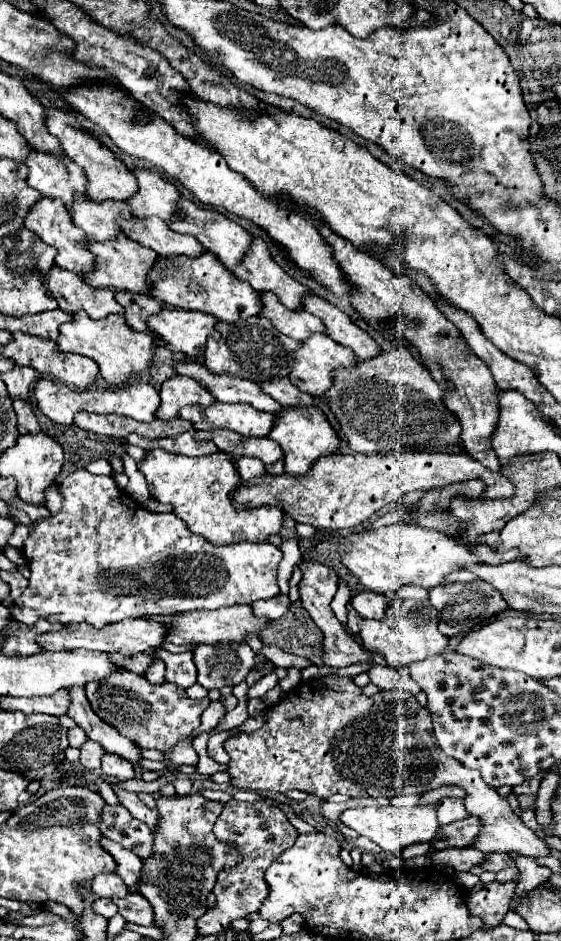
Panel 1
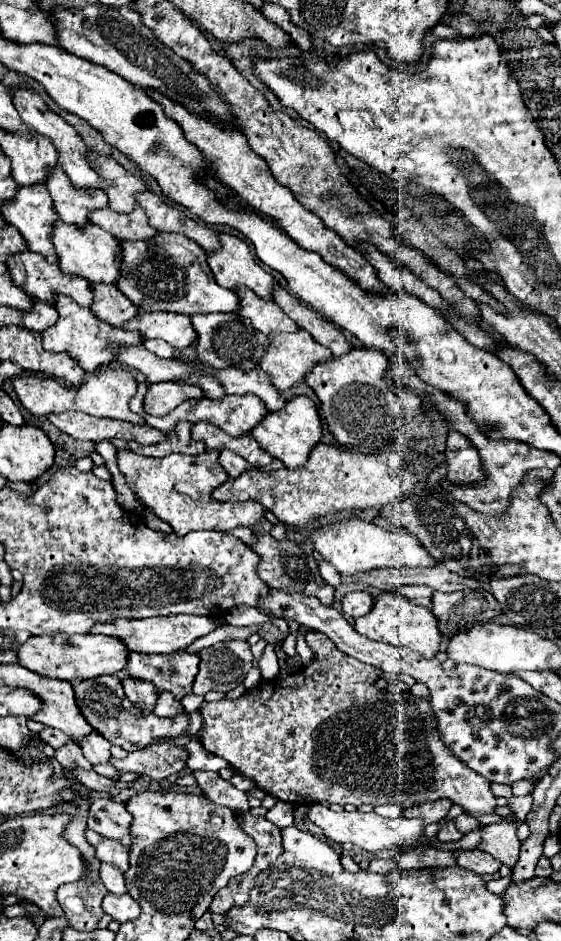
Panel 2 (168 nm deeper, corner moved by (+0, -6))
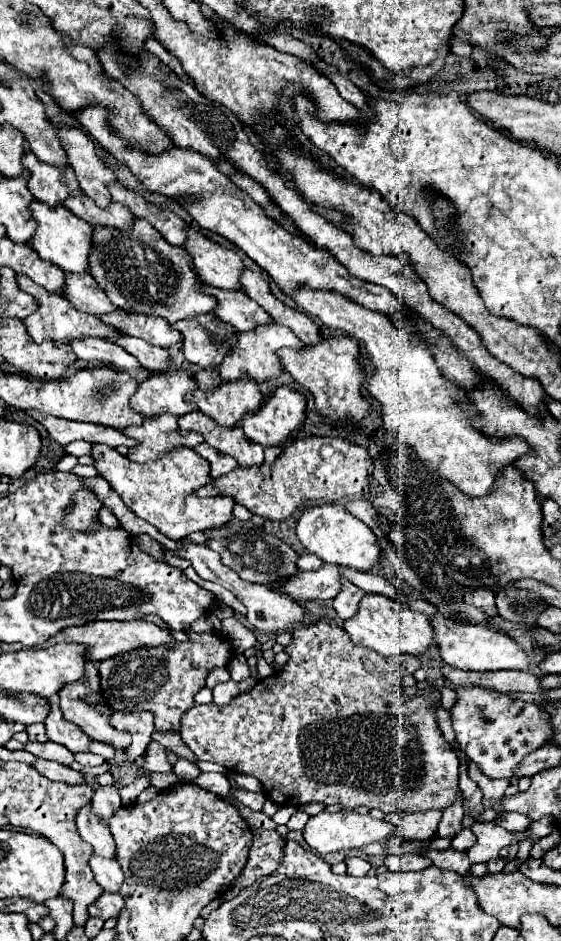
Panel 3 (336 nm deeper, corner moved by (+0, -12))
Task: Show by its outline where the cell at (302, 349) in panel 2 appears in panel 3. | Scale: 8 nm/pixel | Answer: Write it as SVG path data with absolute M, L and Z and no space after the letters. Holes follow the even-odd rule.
M265 324L265 326L255 326L249 332L237 332L237 346L223 358L223 362L219 366L215 366L215 370L221 374L223 380L237 380L241 378L241 374L249 374L253 376L257 382L267 380L267 378L275 378L281 374L281 364L277 358L277 350L281 346L291 346L291 348L301 348L301 340L285 326L281 324Z

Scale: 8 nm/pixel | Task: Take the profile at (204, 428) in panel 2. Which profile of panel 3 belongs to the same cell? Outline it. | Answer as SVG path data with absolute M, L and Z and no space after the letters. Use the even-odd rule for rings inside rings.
M199 410L179 416L177 424L181 430L199 432L209 446L213 446L215 450L219 450L223 454L233 456L239 466L263 464L263 446L249 442L249 438L245 438L241 426L231 426L231 428L219 426L209 416L201 414Z

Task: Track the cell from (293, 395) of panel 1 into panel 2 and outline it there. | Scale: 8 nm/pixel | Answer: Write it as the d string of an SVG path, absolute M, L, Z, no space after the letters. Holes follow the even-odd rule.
M229 368L229 372L213 372L213 376L221 376L221 384L229 388L229 394L255 394L259 396L269 412L277 412L285 408L287 400L279 394L279 390L273 386L271 378L261 370L241 370L241 368Z

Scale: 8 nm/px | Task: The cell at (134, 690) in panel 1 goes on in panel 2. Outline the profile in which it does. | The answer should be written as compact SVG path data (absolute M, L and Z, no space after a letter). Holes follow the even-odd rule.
M97 676L91 680L79 680L79 682L73 682L73 690L75 690L77 704L79 704L85 720L97 732L101 732L101 736L105 736L111 744L117 744L117 746L125 748L127 752L143 750L145 746L153 744L155 740L171 740L177 736L185 736L185 732L189 728L189 712L181 712L171 718L159 718L153 712L143 714L141 708L125 696L125 692L121 688L121 680L117 676Z

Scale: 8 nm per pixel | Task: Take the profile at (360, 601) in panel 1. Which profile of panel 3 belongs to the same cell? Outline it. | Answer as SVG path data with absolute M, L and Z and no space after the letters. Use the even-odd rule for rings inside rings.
M341 578L341 592L333 598L333 608L337 610L337 616L341 620L347 620L351 618L355 612L357 612L357 606L359 606L359 598L363 596L365 592L361 588L357 588L355 584L351 584L349 580Z

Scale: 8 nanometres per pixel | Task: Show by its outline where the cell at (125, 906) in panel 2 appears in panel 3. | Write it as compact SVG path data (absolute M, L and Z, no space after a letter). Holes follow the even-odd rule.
M103 892L91 906L89 906L89 916L99 916L103 920L107 918L117 918L117 914L121 912L121 906L123 904L123 898L121 894L117 892Z

